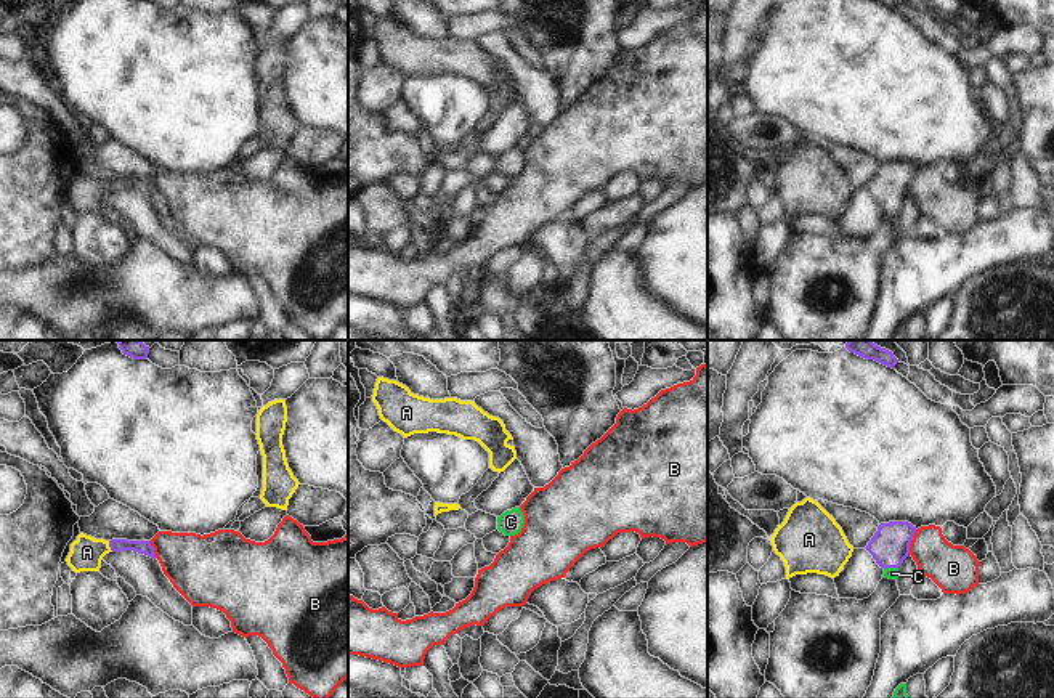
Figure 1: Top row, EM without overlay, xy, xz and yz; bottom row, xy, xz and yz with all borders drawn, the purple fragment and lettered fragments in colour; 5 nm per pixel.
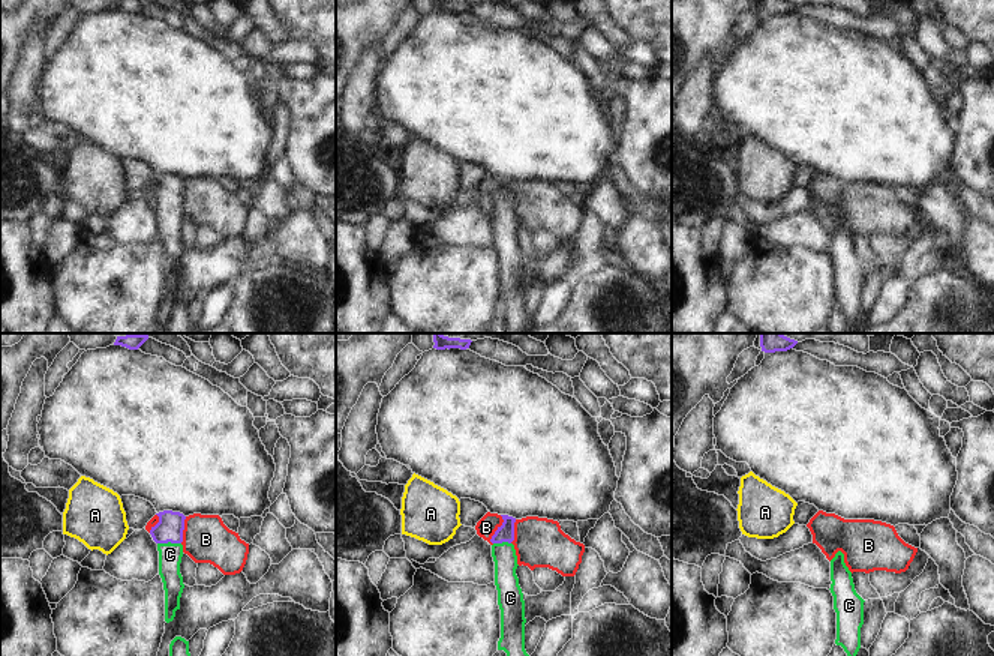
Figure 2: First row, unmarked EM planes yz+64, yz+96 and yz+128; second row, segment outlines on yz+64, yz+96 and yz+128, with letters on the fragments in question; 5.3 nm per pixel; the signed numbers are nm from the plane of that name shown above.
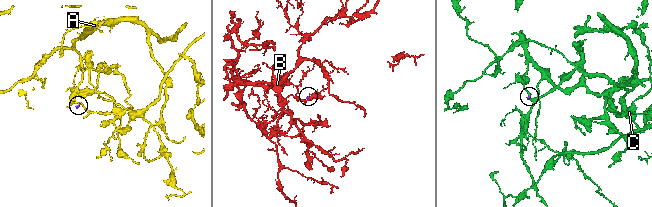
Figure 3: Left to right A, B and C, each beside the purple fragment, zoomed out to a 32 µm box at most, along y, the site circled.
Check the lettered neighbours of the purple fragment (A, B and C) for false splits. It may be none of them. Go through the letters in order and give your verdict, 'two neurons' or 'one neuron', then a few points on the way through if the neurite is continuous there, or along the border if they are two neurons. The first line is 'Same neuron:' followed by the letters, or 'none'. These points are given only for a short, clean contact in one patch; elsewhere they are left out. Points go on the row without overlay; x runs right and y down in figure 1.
Same neuron: C
A: two neurons; border xy (108, 182), (113, 191)
B: two neurons
C: one neuron; way yz (889, 186), (891, 207), (892, 214)

